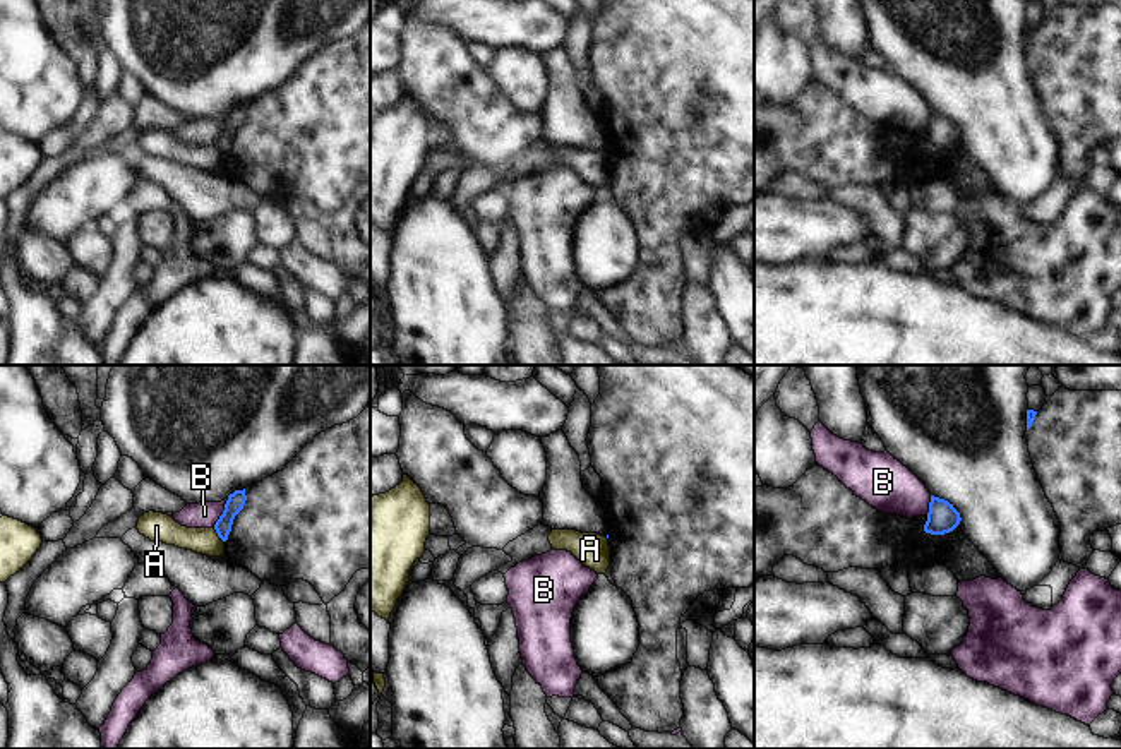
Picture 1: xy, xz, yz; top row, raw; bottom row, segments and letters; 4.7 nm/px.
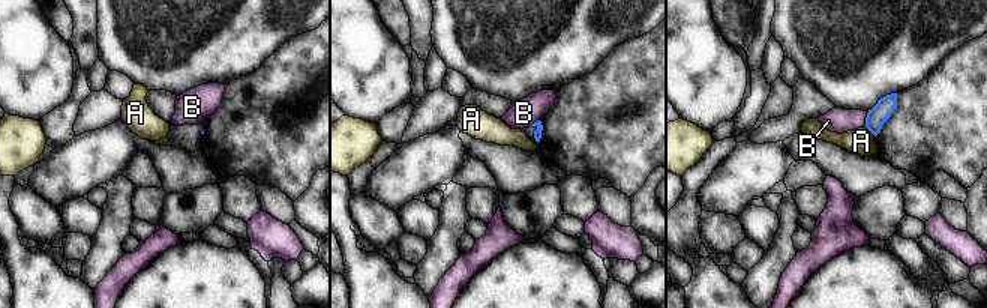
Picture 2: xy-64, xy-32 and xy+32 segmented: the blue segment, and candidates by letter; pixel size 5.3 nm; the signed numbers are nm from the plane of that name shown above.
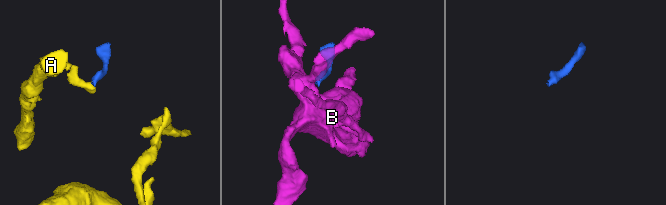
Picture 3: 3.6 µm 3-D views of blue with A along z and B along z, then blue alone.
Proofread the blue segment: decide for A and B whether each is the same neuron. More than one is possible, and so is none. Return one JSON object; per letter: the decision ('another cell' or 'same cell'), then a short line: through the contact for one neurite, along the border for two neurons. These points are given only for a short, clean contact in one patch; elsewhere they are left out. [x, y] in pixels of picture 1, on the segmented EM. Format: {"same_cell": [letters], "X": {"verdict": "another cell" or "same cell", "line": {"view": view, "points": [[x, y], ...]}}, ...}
{"same_cell": [], "A": {"verdict": "another cell", "line": {"view": "xy", "points": [[213, 528], [223, 542]]}}, "B": {"verdict": "another cell", "line": {"view": "xy", "points": [[228, 499], [213, 527]]}}}

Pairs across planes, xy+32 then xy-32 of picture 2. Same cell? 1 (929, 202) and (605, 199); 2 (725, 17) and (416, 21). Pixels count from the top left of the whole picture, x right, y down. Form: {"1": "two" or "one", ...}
{"1": "two", "2": "two"}

